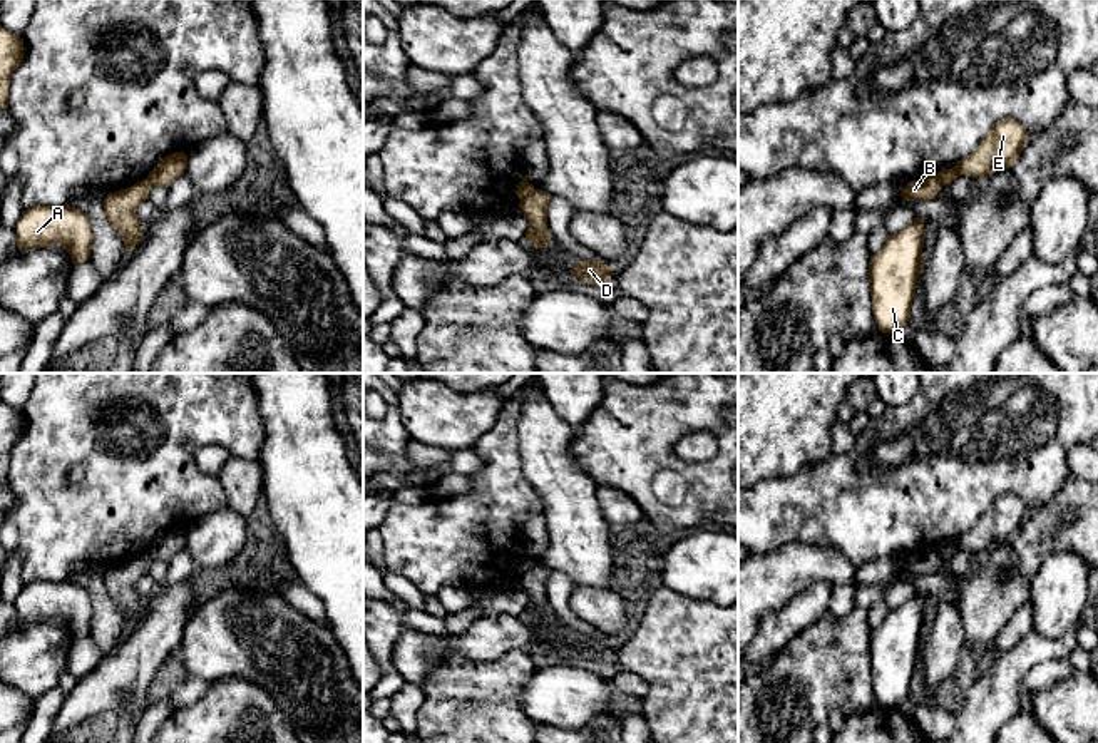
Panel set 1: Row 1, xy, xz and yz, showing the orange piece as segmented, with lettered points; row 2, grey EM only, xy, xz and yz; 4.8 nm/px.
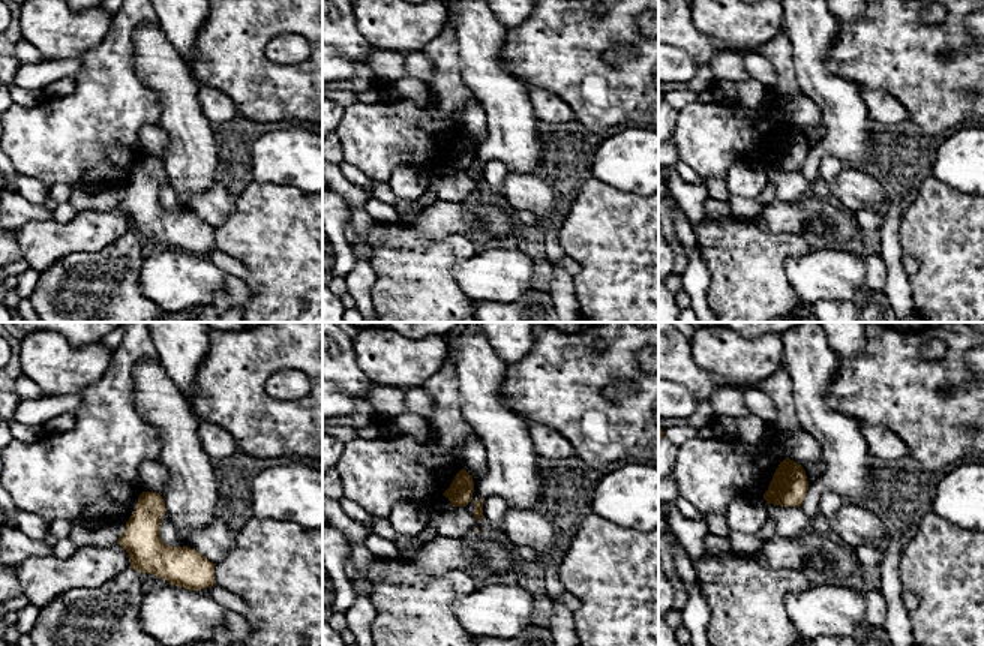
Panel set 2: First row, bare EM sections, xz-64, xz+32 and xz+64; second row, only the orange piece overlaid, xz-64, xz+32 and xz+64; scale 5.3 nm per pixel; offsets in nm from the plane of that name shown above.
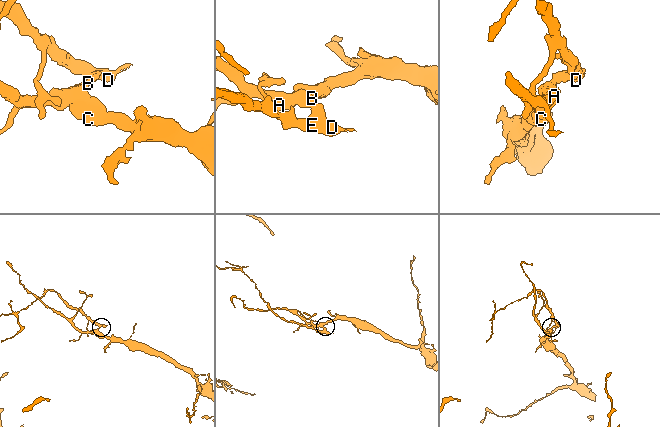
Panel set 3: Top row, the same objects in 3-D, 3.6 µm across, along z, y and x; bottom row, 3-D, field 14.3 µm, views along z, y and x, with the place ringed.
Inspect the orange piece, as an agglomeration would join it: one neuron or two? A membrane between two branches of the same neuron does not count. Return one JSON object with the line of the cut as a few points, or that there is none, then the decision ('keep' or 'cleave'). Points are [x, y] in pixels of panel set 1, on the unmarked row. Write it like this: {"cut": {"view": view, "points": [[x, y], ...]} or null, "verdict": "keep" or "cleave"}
{"cut": {"view": "xz", "points": [[533, 563], [521, 576]]}, "verdict": "cleave"}

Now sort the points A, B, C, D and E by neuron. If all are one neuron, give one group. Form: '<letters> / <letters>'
A B C / D E

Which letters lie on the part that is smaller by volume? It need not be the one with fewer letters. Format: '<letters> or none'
D, E

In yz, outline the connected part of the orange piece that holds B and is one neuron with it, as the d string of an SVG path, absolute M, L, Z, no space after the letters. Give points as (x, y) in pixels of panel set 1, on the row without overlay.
M926 551L917 556L907 557L902 564L900 571L907 576L929 576L936 574L937 567L942 564L942 559L936 551Z

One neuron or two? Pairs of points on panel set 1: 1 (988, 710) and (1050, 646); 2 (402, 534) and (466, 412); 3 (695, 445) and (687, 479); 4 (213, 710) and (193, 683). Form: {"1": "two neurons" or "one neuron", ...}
{"1": "one neuron", "2": "two neurons", "3": "two neurons", "4": "two neurons"}

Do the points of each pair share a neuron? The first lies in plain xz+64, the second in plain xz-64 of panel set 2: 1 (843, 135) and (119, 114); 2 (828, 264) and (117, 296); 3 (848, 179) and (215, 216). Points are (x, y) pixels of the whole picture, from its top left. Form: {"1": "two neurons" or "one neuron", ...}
{"1": "two neurons", "2": "two neurons", "3": "one neuron"}

